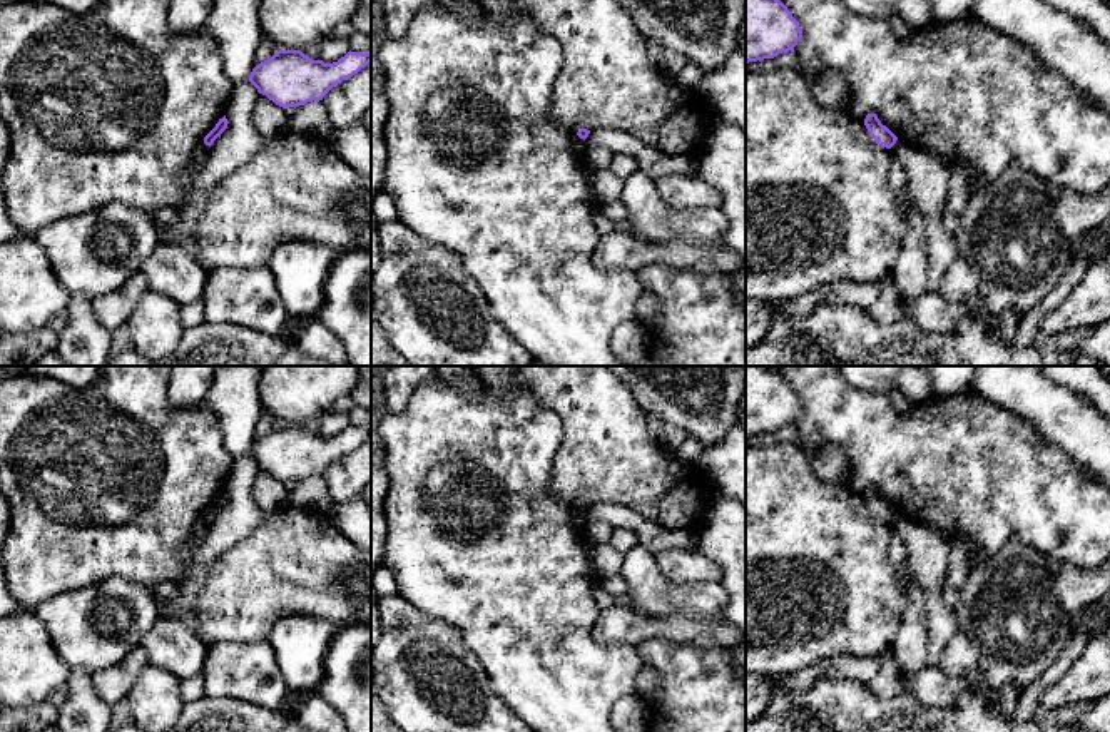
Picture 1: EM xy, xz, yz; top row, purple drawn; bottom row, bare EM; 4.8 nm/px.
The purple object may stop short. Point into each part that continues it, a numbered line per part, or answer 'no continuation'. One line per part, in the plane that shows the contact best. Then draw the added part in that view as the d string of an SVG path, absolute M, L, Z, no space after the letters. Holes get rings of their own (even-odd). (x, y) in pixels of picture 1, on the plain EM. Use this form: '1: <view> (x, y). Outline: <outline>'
no continuation

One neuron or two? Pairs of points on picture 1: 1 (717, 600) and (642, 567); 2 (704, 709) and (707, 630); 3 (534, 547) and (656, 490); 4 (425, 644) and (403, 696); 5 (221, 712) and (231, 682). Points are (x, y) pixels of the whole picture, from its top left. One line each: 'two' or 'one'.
1: one
2: two
3: two
4: one
5: two

